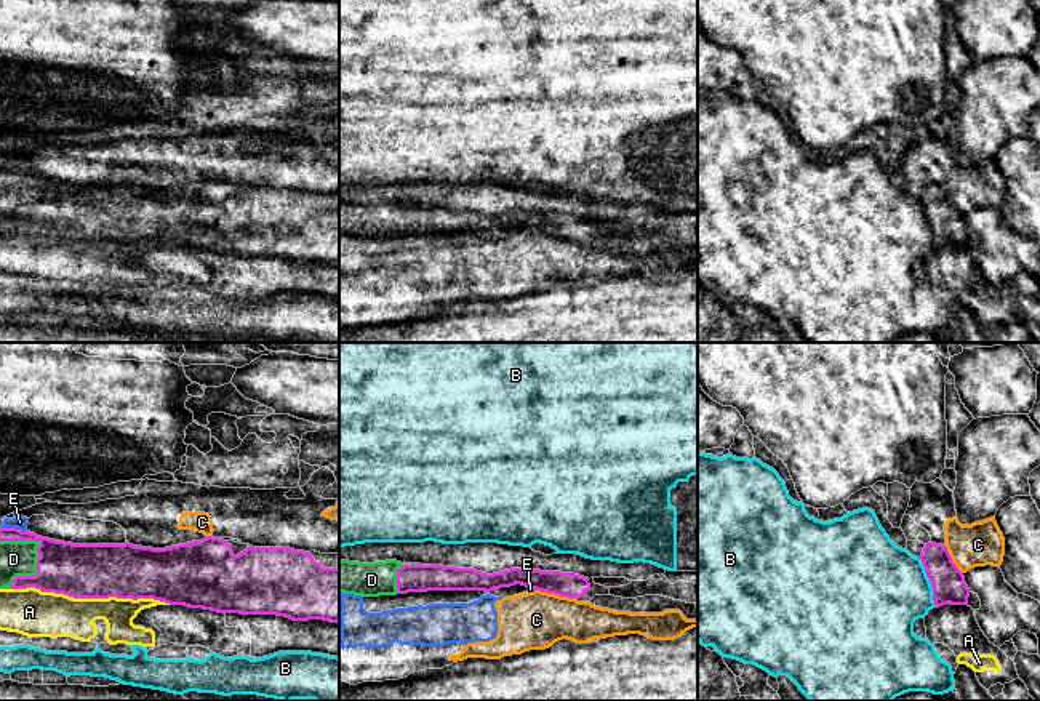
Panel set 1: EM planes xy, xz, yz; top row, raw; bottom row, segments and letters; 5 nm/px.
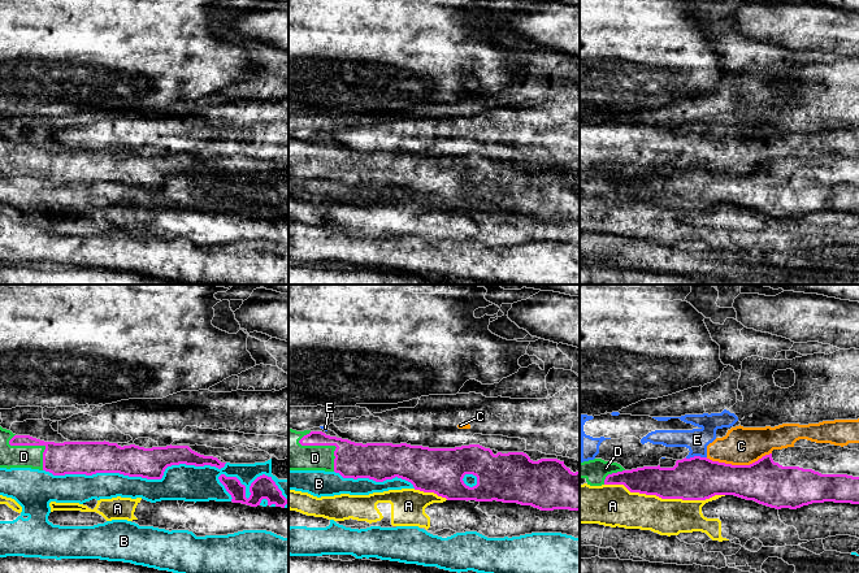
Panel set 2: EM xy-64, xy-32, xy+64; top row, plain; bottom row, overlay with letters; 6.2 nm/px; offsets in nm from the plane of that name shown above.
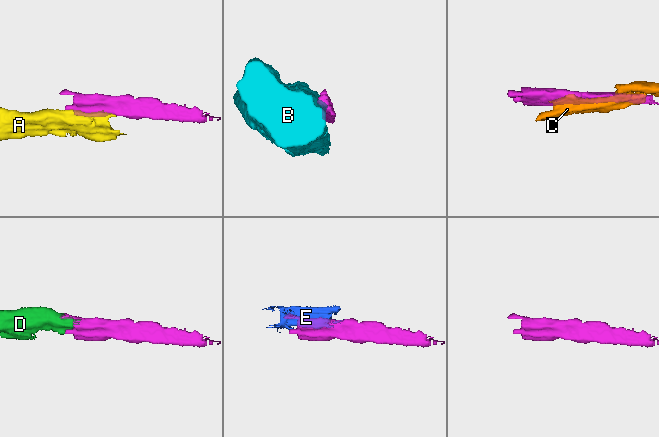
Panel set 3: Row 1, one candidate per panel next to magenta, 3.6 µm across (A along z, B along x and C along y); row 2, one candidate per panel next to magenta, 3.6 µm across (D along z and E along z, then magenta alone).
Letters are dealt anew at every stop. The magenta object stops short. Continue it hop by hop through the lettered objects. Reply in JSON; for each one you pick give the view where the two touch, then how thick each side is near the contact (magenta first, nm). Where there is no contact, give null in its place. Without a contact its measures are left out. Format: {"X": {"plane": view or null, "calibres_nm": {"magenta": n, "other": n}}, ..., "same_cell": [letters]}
{"D": {"plane": "xy", "calibres_nm": {"magenta": 280, "other": 180}}, "same_cell": ["D"]}

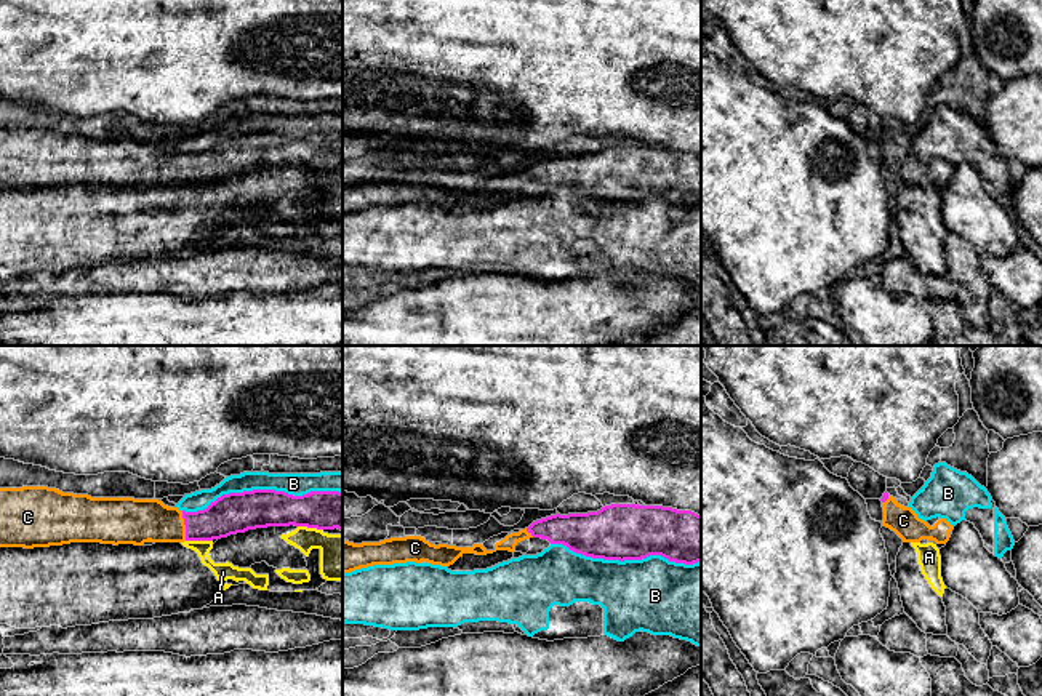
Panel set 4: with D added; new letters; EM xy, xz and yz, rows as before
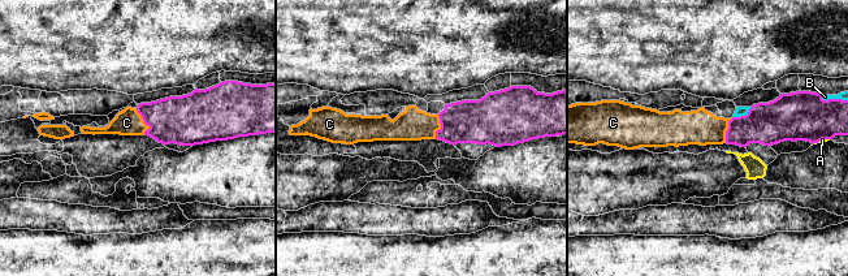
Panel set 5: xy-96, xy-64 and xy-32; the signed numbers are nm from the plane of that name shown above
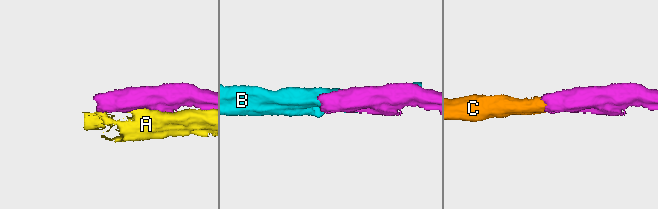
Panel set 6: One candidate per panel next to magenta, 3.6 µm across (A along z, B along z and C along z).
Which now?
{"C": {"plane": "xy", "calibres_nm": {"magenta": 200, "other": 220}}, "same_cell": ["C"]}

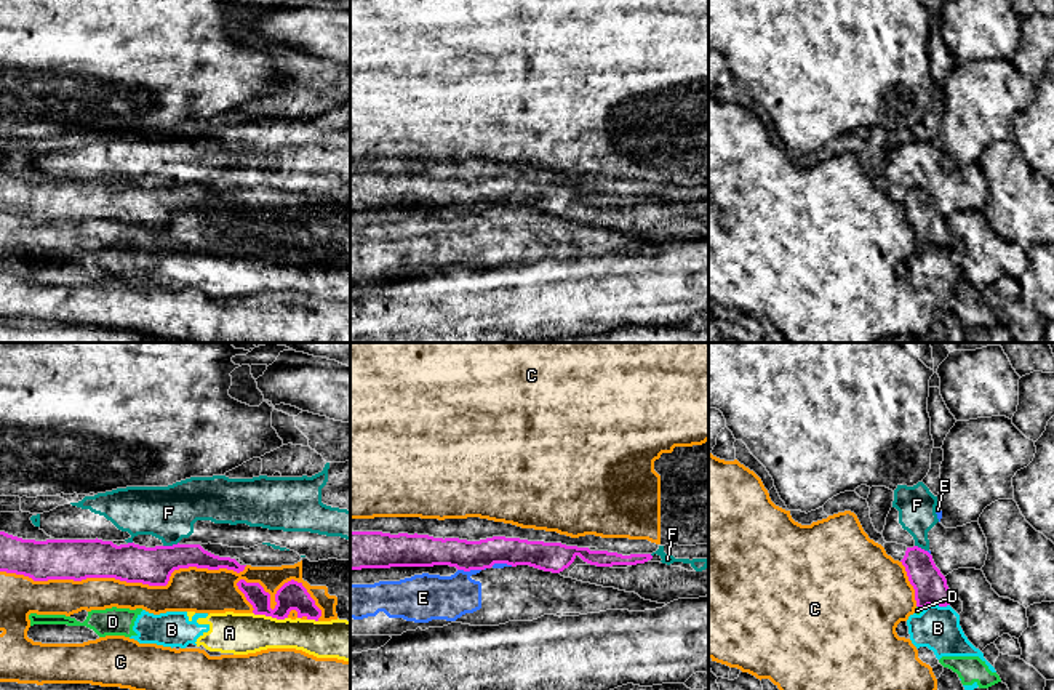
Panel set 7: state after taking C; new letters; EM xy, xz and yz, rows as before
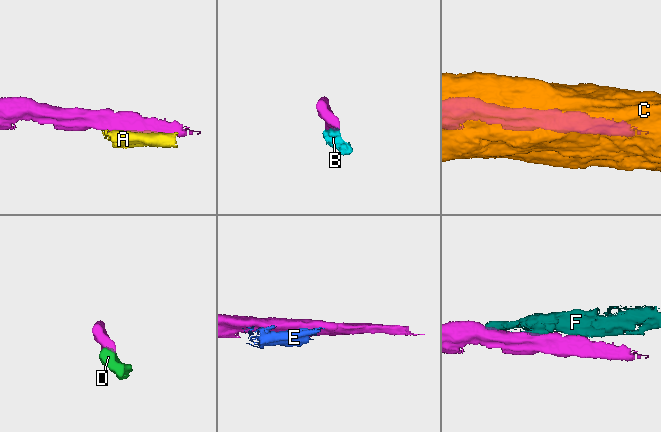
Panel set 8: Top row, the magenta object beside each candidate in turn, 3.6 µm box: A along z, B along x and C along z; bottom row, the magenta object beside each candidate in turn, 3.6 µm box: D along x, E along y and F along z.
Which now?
{"same_cell": []}

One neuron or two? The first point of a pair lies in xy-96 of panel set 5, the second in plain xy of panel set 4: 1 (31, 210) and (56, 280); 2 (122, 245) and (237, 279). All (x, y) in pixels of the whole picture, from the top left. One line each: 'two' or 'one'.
1: one
2: two

